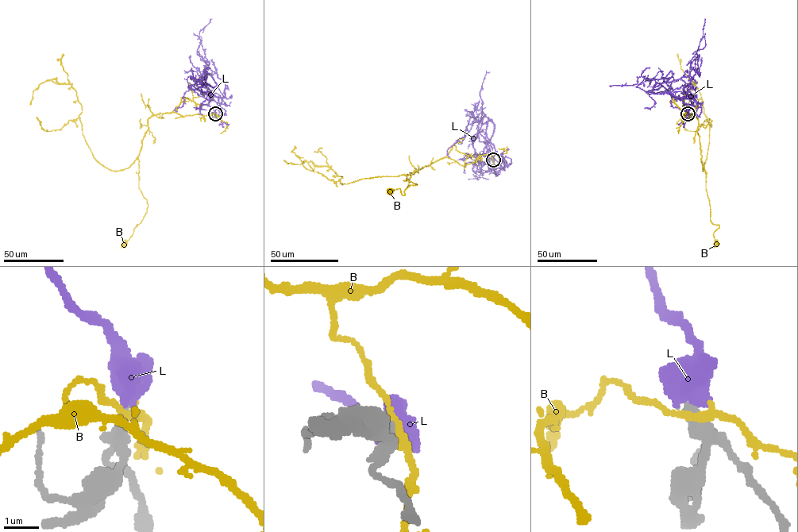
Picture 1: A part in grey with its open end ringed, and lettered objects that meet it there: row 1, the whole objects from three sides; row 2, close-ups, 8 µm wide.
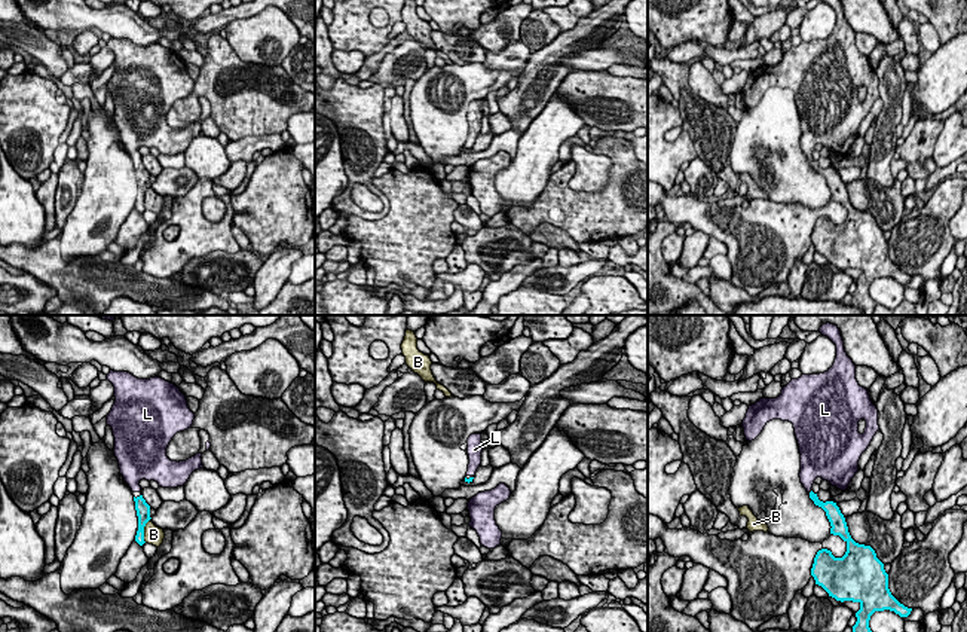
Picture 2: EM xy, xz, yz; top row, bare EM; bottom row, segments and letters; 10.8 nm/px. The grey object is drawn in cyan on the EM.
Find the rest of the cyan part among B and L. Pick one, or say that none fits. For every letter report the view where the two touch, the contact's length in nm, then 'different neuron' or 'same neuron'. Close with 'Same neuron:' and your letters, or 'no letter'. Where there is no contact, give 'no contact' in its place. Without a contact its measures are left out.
B: xy | 260 nm | different neuron
L: no contact | same neuron
Same neuron: L

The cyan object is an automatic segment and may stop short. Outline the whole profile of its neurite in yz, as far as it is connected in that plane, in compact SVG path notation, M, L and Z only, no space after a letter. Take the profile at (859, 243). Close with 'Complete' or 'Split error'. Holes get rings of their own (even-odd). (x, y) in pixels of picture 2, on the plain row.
M813 158L810 165L826 178L832 193L830 201L839 202L847 210L847 219L842 225L835 225L827 216L818 217L811 242L815 251L821 253L836 268L860 271L850 305L862 308L863 315L873 315L878 303L869 294L870 283L875 278L890 277L900 284L908 284L912 275L905 274L891 262L884 230L870 213L859 211L851 205L845 184L836 170L823 170Z. Complete

